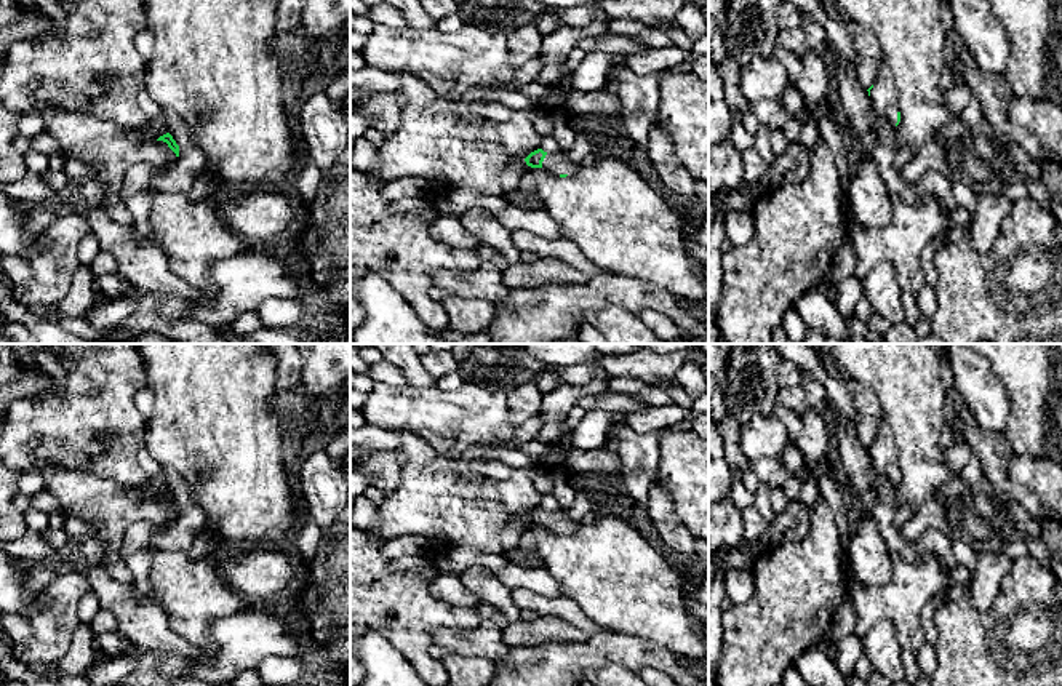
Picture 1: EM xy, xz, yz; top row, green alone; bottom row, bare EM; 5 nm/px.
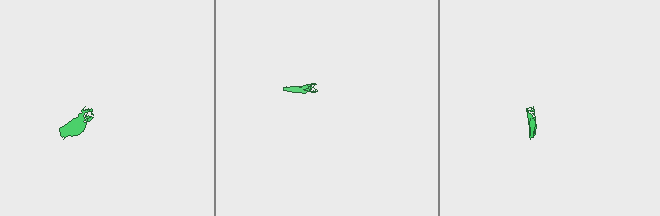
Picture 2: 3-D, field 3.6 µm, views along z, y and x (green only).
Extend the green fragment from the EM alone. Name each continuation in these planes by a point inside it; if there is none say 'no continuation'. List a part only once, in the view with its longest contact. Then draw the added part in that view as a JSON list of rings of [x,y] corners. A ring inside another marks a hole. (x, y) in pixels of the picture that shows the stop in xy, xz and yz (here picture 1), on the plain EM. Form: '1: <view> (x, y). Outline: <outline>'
1: yz (883, 454). Outline: [[[888,422],[878,430],[873,446],[870,448],[870,459],[878,472],[878,475],[884,475],[891,483],[897,481],[897,453],[894,446],[894,435],[888,425]]]

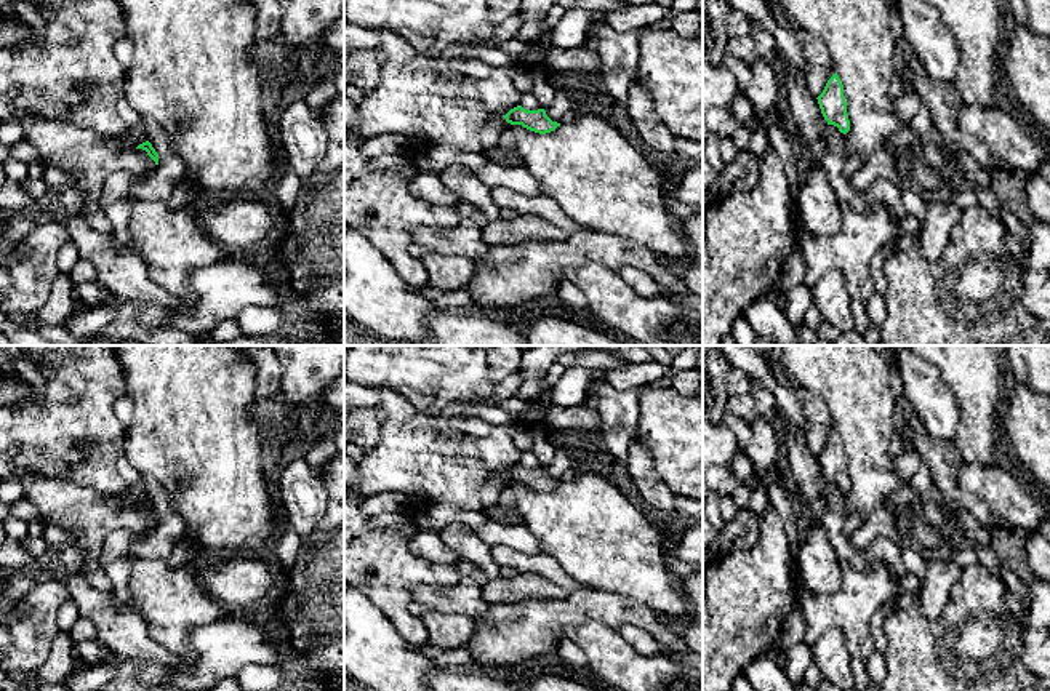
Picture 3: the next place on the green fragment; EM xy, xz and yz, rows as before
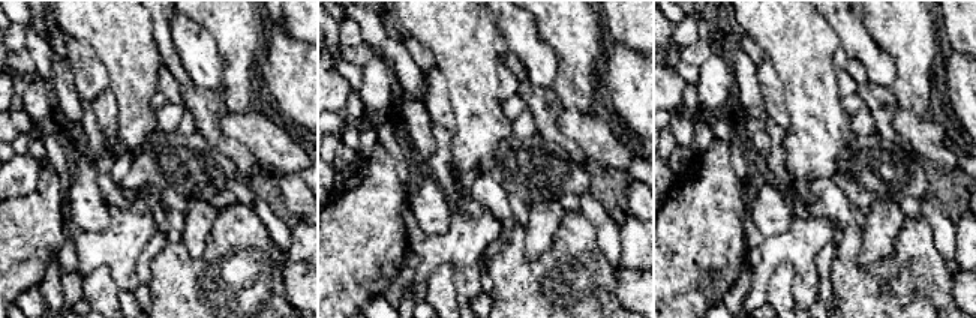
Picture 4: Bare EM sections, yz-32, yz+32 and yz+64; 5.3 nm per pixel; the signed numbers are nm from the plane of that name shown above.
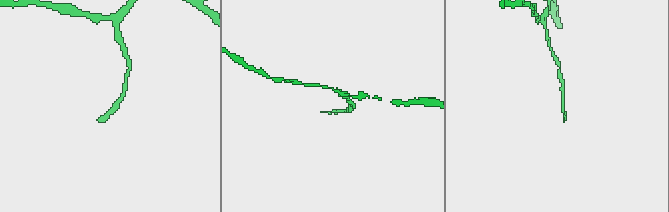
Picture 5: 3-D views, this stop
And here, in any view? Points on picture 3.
no continuation

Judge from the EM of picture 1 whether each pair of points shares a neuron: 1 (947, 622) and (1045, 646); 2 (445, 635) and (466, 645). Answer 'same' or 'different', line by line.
1: same
2: same

